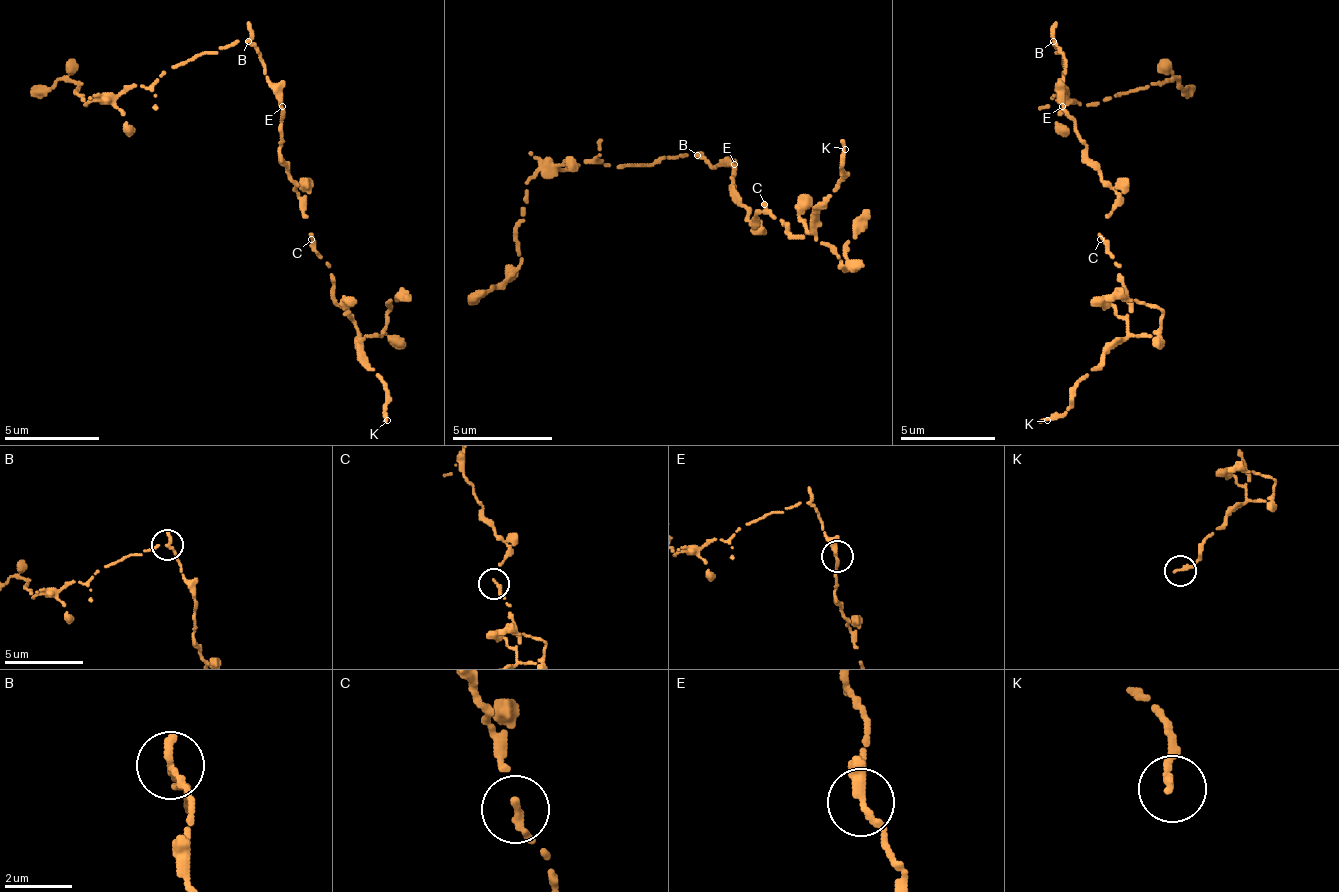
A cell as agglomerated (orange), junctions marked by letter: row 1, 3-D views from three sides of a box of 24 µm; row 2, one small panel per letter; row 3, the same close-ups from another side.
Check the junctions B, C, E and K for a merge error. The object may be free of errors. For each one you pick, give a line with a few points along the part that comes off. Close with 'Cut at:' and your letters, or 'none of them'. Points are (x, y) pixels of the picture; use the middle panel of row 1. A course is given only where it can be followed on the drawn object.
B: course (699, 154), (643, 164), (543, 169), (528, 184), (528, 199), (518, 224), (523, 259), (497, 284), (467, 294)
Cut at: B

